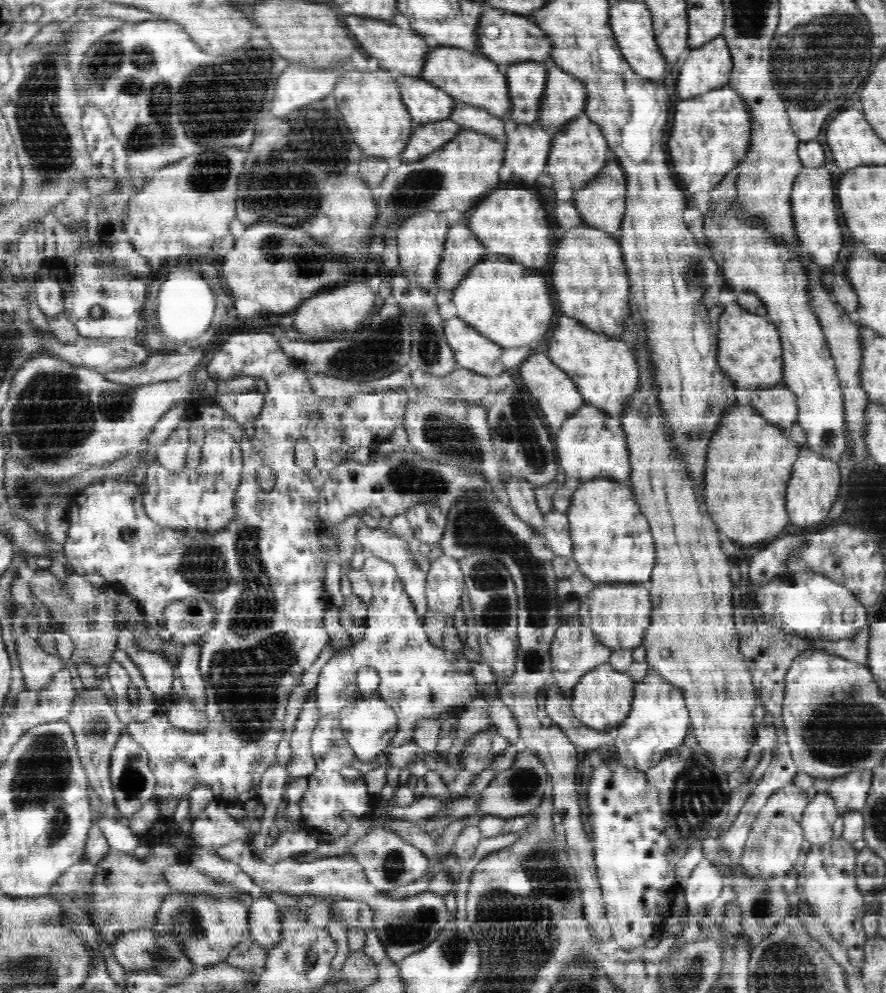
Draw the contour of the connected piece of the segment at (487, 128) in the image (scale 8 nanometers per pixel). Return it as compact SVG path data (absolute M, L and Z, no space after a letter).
M458 104L448 118L462 125L466 130L472 130L478 134L484 134L490 138L495 138L500 142L506 141L504 119L490 114L484 109Z

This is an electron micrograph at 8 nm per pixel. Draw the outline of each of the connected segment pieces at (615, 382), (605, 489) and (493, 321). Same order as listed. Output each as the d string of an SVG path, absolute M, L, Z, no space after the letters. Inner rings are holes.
M568 316L558 318L558 326L552 336L554 338L548 346L548 357L575 381L583 393L585 404L620 419L627 408L628 399L639 390L640 372L634 348L627 341L596 333Z
M611 479L588 480L579 483L575 495L572 496L571 507L566 511L570 521L570 537L572 537L573 559L578 563L579 570L596 584L648 582L652 576L652 568L656 562L654 540L650 534L647 516L640 512L635 501L634 489L624 486Z
M484 259L484 262L471 269L452 292L457 316L504 348L538 341L550 330L556 314L546 278L540 274L528 274L522 264L506 260Z

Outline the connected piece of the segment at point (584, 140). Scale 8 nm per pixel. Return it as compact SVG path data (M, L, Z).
M585 114L571 120L552 140L545 172L554 178L554 192L558 201L572 201L572 196L584 188L610 159L608 141L604 138L600 125L592 122Z

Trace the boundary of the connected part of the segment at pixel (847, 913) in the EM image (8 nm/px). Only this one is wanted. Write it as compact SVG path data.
M843 839L830 840L822 847L812 846L806 854L804 869L797 875L799 885L804 888L807 904L824 921L832 938L846 947L851 962L862 971L864 946L867 937L862 924L866 906L856 880L857 853L852 843Z

